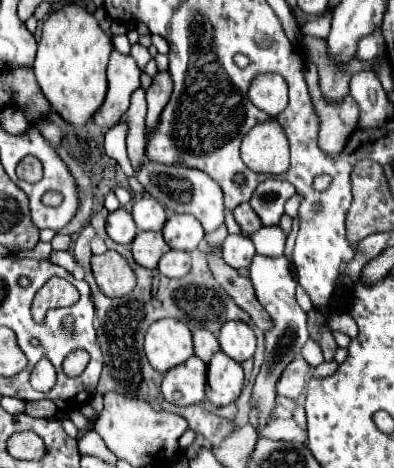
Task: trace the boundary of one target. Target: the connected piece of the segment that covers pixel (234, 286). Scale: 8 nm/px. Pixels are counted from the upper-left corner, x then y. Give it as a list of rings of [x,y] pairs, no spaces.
[[[206,249],[206,253],[208,253],[210,269],[216,275],[216,281],[220,283],[220,287],[224,287],[224,291],[234,299],[234,303],[238,303],[238,307],[242,307],[250,315],[250,319],[254,321],[254,325],[258,329],[266,331],[270,327],[270,319],[268,319],[268,313],[264,311],[264,307],[260,307],[260,303],[256,301],[250,279],[240,277],[236,269],[228,267],[220,259],[220,249],[216,253],[210,253],[210,249]]]

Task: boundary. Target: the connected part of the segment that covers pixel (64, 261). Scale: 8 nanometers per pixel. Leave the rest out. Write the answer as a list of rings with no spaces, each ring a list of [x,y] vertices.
[[[52,251],[50,261],[52,261],[54,265],[64,267],[66,271],[72,271],[72,269],[76,267],[76,259],[74,259],[74,257],[72,257],[68,251]]]

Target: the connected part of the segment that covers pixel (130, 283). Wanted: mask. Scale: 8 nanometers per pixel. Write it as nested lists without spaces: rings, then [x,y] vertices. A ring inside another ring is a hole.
[[[106,251],[104,255],[94,255],[92,273],[94,273],[94,279],[100,287],[100,291],[106,297],[124,297],[136,285],[134,271],[130,269],[128,261],[116,251]]]

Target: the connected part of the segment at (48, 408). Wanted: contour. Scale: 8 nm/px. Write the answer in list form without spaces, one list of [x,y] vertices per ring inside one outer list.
[[[32,401],[32,403],[26,403],[26,413],[30,417],[46,417],[46,419],[52,419],[56,415],[56,405],[52,401]]]

